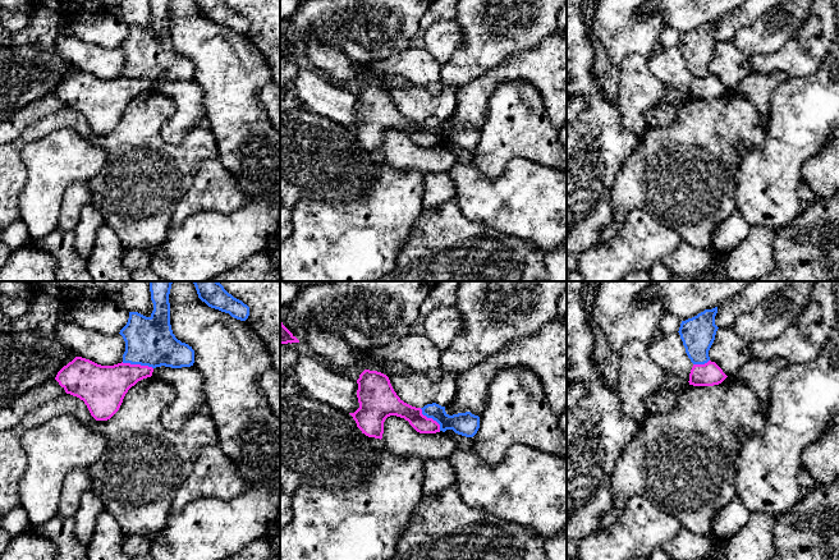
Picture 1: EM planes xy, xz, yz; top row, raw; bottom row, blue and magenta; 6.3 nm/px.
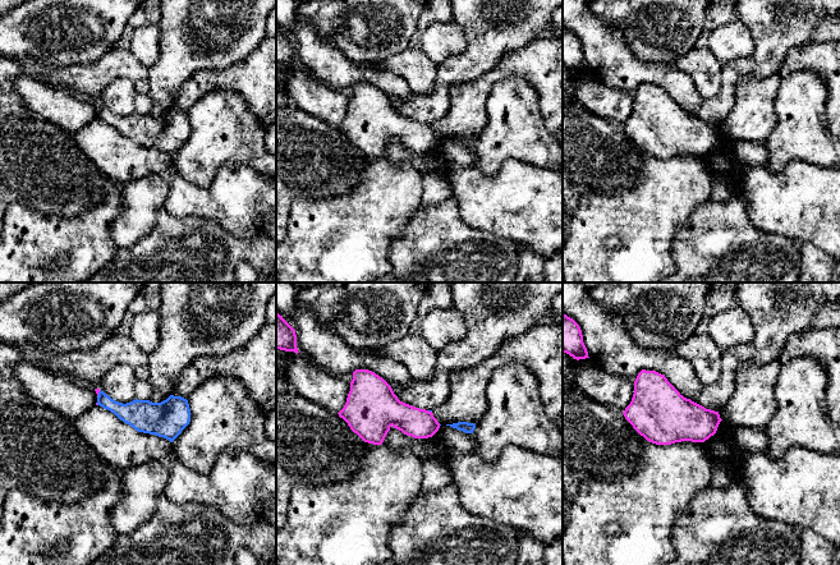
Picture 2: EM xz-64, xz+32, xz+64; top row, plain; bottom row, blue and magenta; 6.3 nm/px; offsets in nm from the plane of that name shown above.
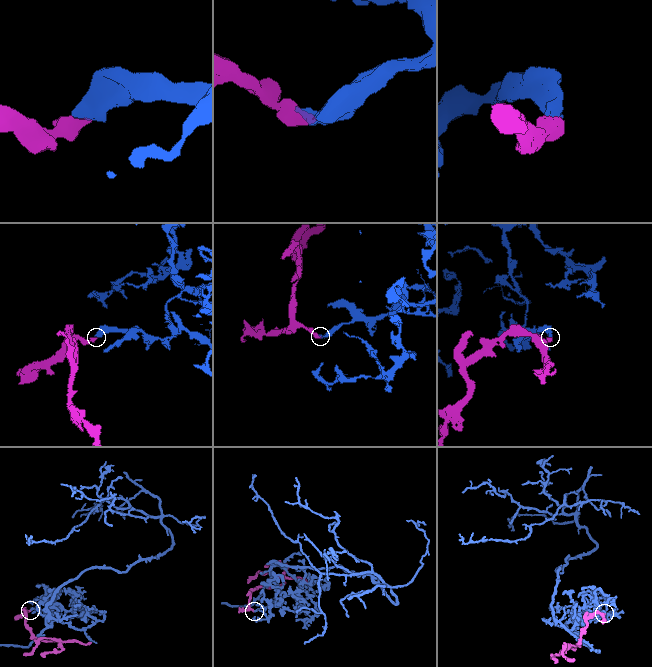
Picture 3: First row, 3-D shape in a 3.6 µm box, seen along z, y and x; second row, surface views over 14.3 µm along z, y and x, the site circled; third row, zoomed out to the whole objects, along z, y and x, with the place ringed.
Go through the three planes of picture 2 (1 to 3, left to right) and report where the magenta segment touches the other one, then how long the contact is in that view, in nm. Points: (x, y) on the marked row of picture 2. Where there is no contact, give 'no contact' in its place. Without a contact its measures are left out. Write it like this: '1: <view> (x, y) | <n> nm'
1: xz-64 (99, 394) | 50 nm
2: xz+32 (430, 410) | 30 nm
3: no contact

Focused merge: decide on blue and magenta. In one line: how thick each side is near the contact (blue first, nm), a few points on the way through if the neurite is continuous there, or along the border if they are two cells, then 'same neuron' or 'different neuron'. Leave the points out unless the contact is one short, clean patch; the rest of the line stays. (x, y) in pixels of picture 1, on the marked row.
300 nm thick on the blue side, 280 nm on the other; border along xy (122, 362), (150, 366), (152, 368); different neuron

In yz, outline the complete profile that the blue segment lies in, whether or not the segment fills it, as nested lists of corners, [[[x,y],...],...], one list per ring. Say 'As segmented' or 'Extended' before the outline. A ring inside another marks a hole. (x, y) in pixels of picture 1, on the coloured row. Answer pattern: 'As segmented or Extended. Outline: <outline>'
As segmented. Outline: [[[717,307],[705,309],[680,323],[678,332],[686,348],[686,353],[693,364],[705,364],[710,361],[709,350],[719,329],[715,325],[716,313]]]

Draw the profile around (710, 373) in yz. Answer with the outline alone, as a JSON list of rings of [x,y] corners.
[[[709,361],[705,364],[693,364],[688,382],[693,386],[714,386],[721,384],[726,377],[715,362]]]

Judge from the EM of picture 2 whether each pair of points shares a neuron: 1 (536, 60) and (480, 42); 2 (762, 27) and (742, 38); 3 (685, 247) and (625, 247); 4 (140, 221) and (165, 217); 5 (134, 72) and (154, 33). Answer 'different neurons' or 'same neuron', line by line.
1: different neurons
2: different neurons
3: different neurons
4: different neurons
5: different neurons

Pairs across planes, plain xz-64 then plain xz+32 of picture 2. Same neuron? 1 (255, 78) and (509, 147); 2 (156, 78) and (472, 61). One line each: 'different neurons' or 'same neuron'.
1: different neurons
2: same neuron

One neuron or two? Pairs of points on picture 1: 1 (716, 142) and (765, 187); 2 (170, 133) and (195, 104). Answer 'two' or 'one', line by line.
1: two
2: one

